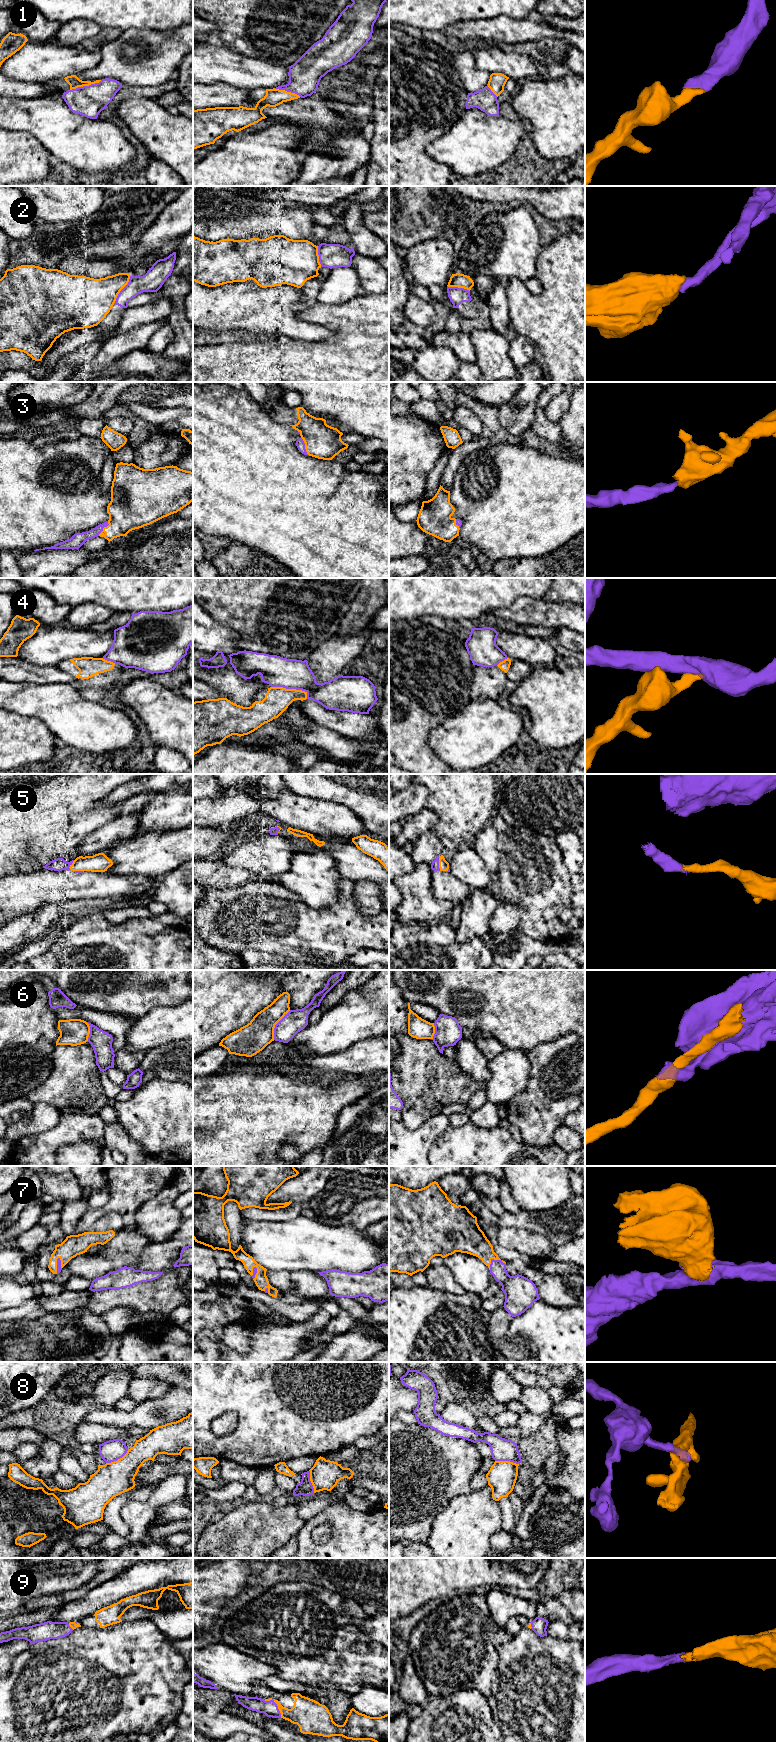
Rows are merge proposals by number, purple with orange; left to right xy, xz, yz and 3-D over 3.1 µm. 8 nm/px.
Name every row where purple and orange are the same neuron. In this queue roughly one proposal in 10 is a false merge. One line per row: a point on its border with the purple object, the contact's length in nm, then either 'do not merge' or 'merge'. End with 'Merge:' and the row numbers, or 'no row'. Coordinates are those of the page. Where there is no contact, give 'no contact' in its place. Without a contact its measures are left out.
1: xy (85, 86) | 260 nm | merge
2: xy (121, 290) | 260 nm | do not merge
3: xy (103, 527) | 150 nm | merge
4: xz (291, 688) | 320 nm | do not merge
5: yz (438, 863) | 120 nm | merge
6: xz (275, 1025) | 280 nm | do not merge
7: xy (57, 1265) | 140 nm | merge
8: xy (117, 1459) | 220 nm | do not merge
9: xz (276, 1704) | 200 nm | merge
Merge: 1, 3, 5, 7, 9

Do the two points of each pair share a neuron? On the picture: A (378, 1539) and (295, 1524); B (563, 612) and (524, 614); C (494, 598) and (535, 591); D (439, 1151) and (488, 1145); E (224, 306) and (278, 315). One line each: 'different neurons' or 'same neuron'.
A: different neurons
B: same neuron
C: same neuron
D: same neuron
E: same neuron

